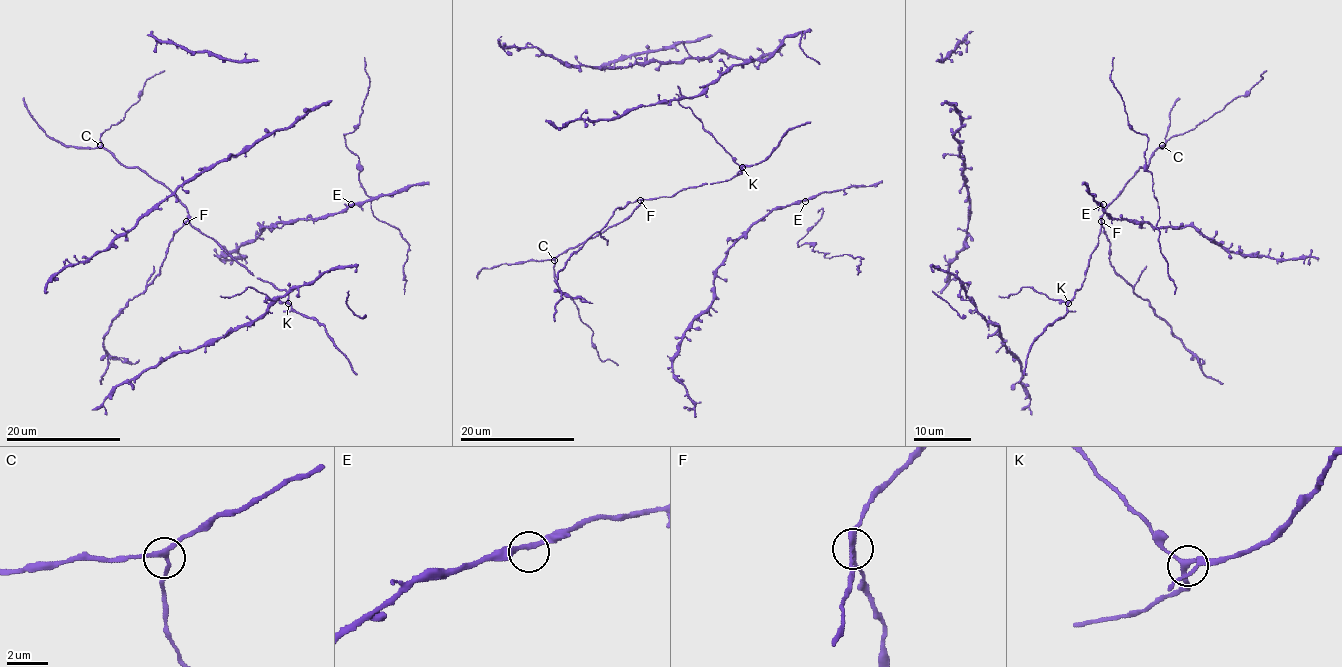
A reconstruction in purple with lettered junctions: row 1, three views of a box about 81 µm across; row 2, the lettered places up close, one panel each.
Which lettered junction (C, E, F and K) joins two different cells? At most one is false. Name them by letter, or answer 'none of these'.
F

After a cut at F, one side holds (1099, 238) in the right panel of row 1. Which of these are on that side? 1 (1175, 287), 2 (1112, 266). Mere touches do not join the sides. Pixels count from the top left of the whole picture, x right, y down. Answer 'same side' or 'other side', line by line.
1: same side
2: other side

